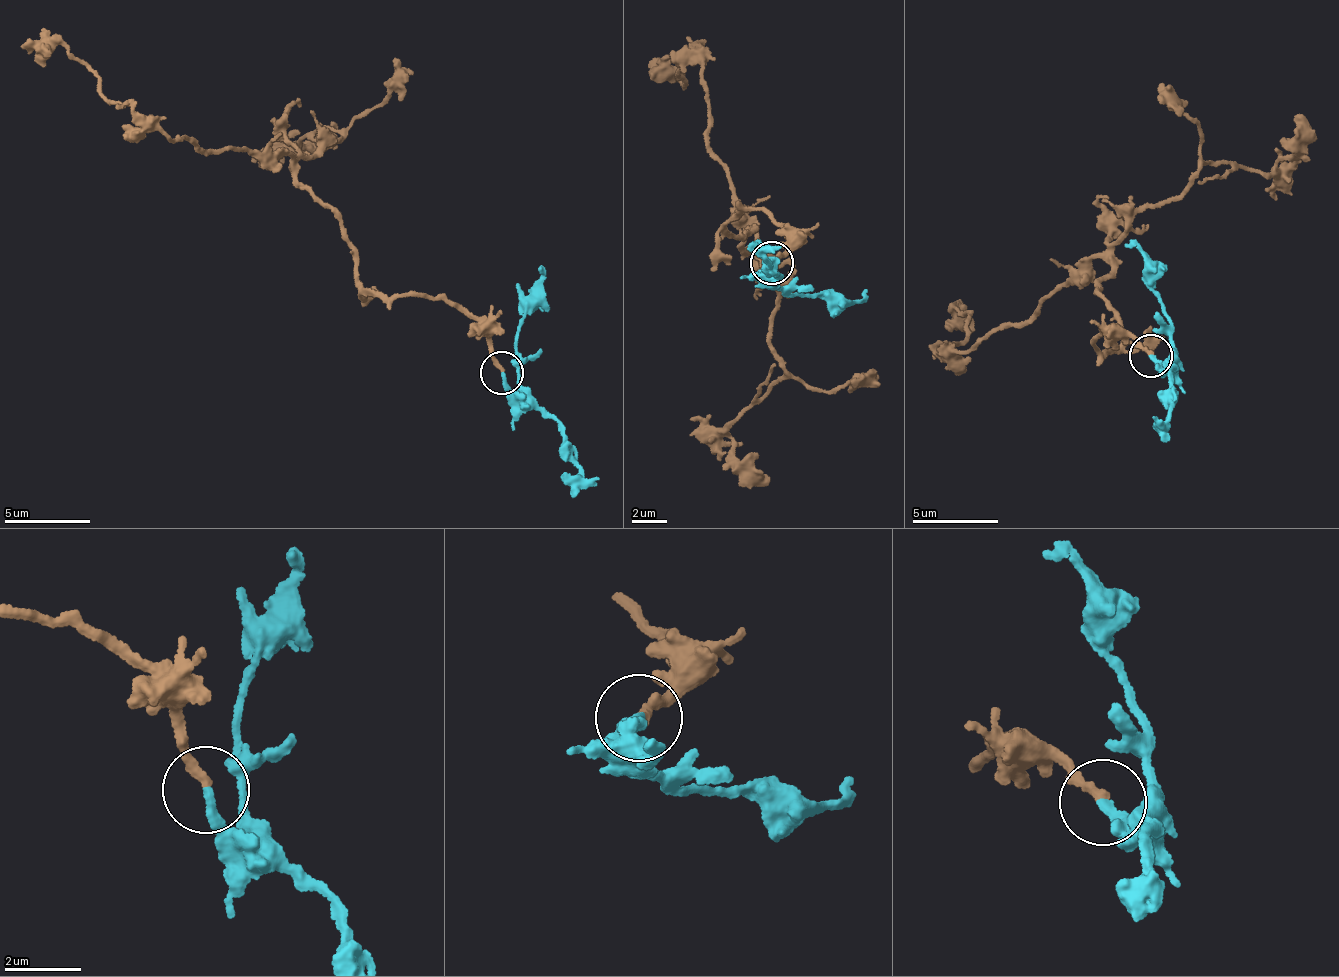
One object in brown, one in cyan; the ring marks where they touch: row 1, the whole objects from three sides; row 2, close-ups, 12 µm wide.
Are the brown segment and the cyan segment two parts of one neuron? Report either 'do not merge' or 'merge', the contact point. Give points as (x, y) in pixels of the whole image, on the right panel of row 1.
merge; place (1151, 356)

